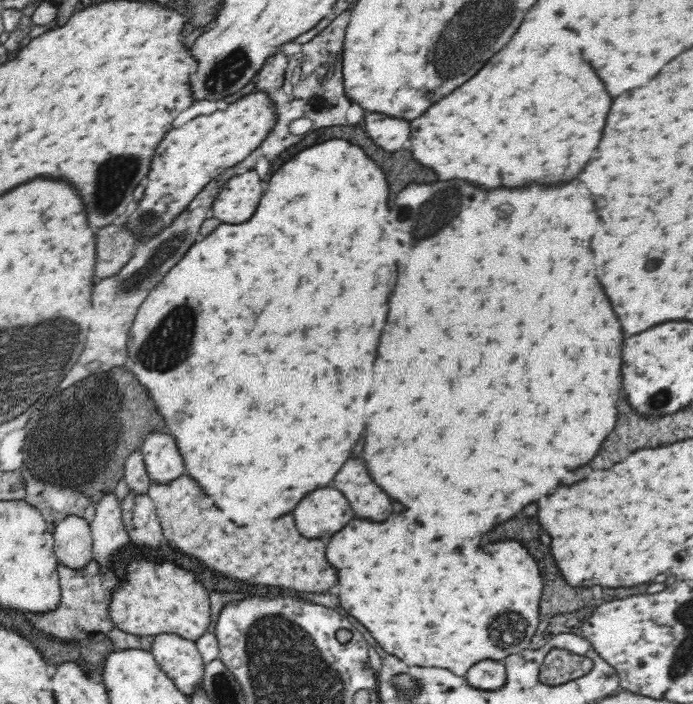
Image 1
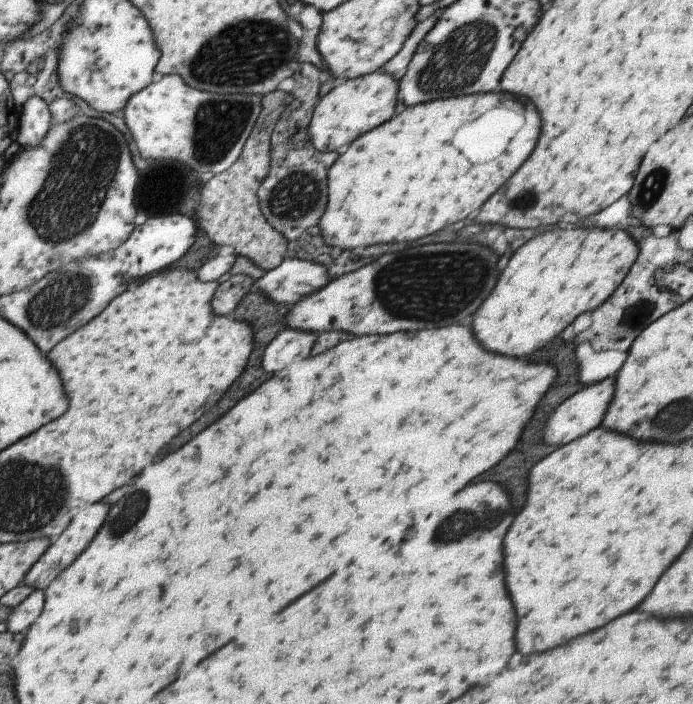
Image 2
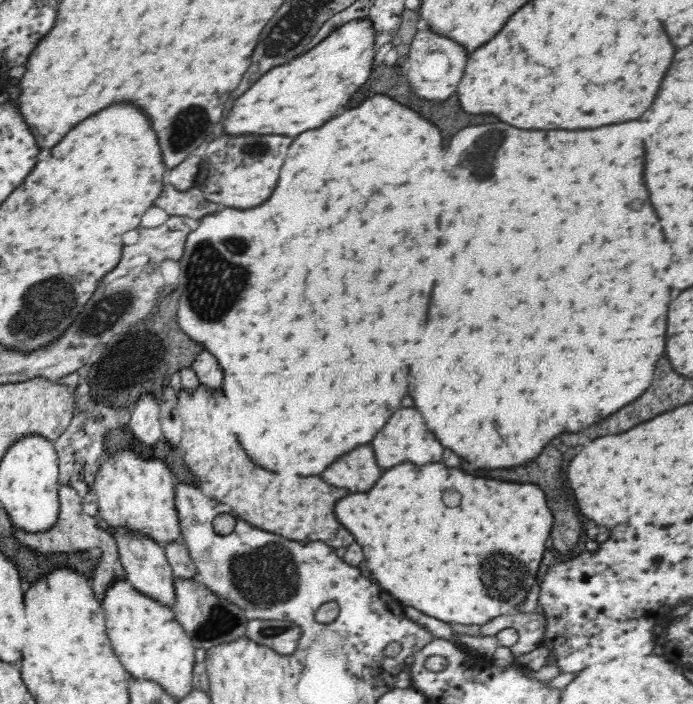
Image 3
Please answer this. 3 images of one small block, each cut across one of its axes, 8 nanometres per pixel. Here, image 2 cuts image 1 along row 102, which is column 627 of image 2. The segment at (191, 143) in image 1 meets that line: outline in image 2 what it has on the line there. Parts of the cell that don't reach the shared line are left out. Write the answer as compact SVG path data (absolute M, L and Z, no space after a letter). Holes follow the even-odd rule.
M555 228L537 234L503 264L493 292L473 314L471 330L489 352L529 356L581 312L599 308L623 282L637 256L637 240L619 228Z

